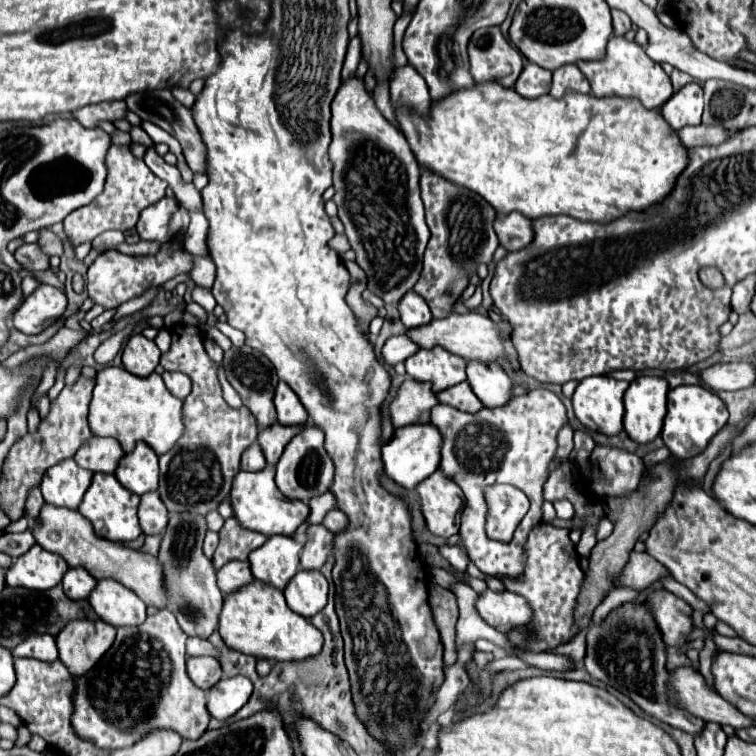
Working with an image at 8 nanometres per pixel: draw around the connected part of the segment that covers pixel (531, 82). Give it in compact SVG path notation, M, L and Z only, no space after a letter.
M527 62L521 76L515 82L515 92L523 98L539 98L549 92L551 86L551 72L539 68L537 64Z

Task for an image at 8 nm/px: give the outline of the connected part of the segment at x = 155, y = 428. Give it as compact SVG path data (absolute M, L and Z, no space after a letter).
M107 366L95 376L93 400L89 406L89 428L97 436L111 436L119 440L123 452L131 452L135 442L143 440L161 456L173 448L183 432L181 406L183 402L171 396L157 372L149 374L147 378L139 378L129 374L125 368Z

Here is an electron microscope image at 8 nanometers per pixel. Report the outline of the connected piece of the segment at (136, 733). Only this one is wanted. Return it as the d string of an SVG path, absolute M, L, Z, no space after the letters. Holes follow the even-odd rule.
M159 610L155 616L149 616L139 626L117 628L117 638L111 648L109 672L101 672L99 668L95 668L97 696L93 696L93 688L89 686L89 674L75 678L75 698L73 698L75 732L85 740L93 740L99 748L105 750L127 748L139 742L151 730L159 728L173 730L187 740L201 738L201 734L207 730L211 716L205 706L205 692L197 688L191 682L191 678L185 674L185 640L187 634L179 628L175 616L169 610ZM151 646L159 648L155 650L157 652L155 656L151 656ZM125 656L127 656L127 666L125 666ZM159 658L165 660L165 668L169 666L169 676L165 676L161 682L159 676L155 674L157 670L155 662L159 662Z

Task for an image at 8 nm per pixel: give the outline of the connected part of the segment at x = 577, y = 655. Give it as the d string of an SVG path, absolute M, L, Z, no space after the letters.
M588 626L585 630L579 632L570 642L555 648L553 652L559 655L568 656L575 661L582 660L585 657L586 644L584 641L589 627L590 626Z

